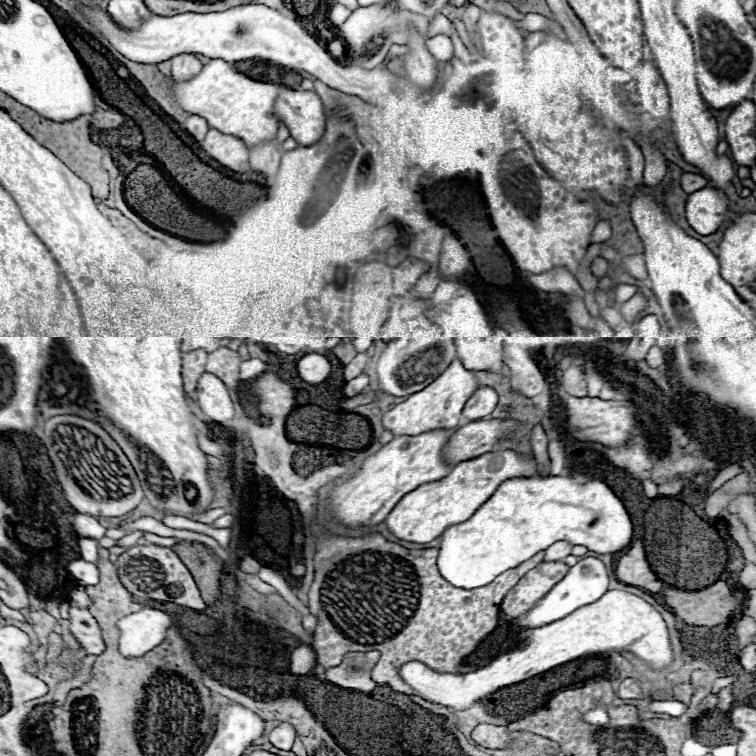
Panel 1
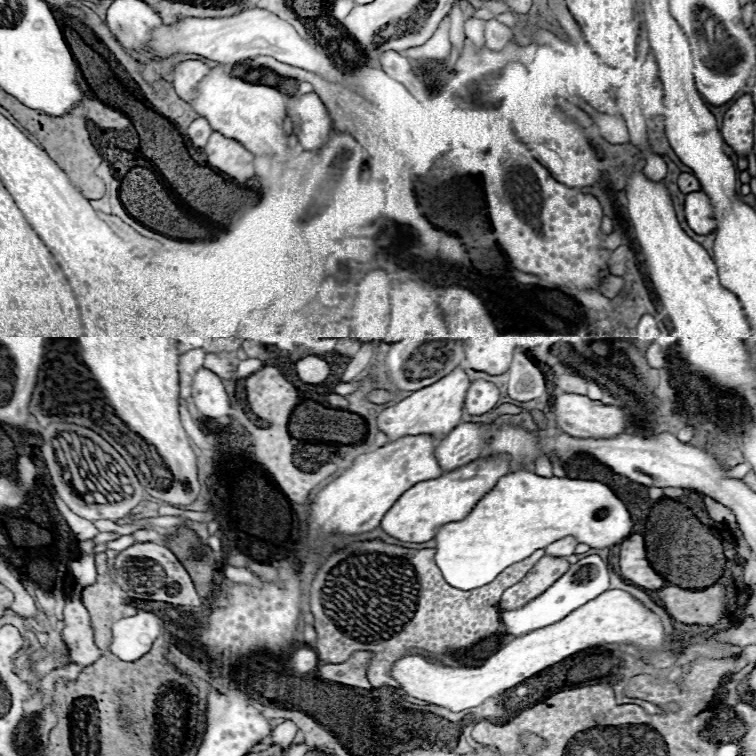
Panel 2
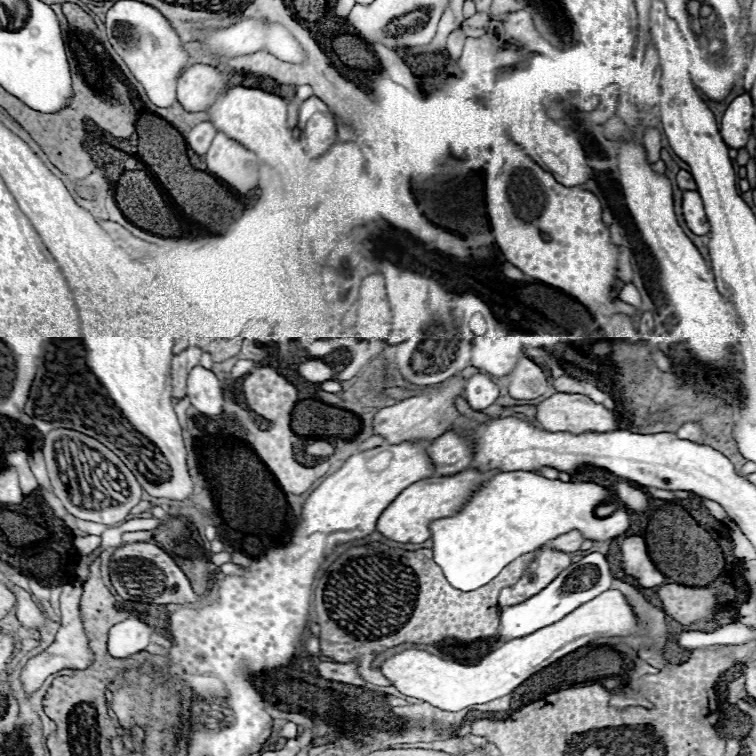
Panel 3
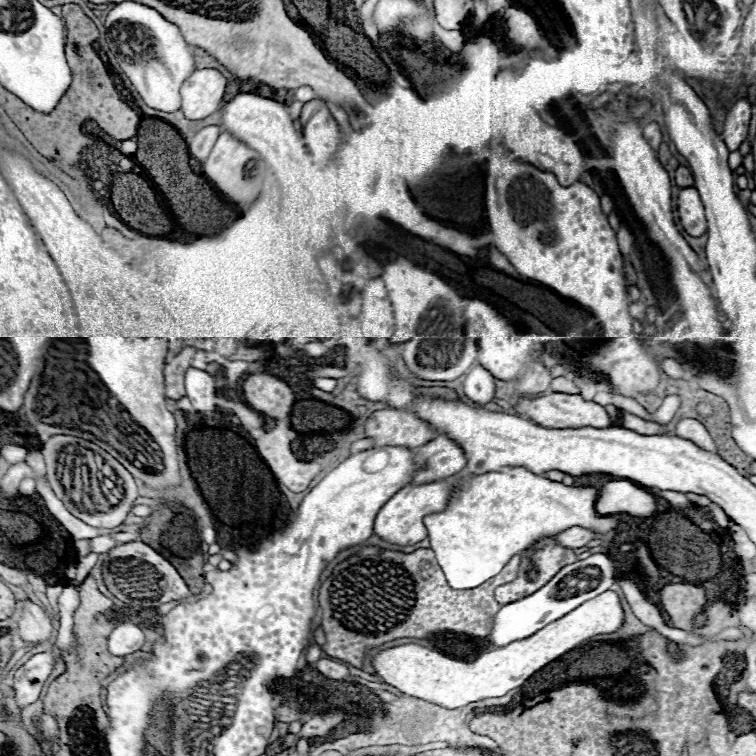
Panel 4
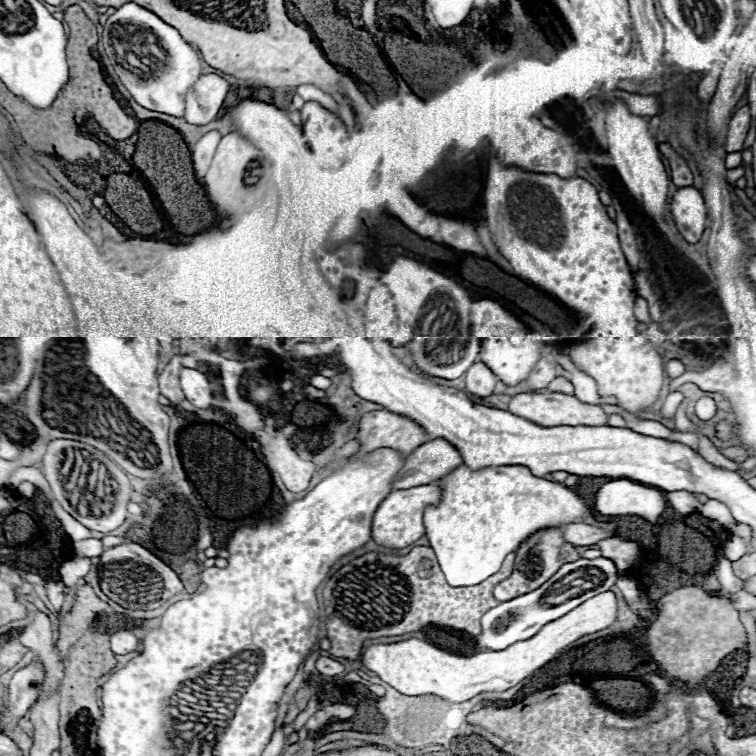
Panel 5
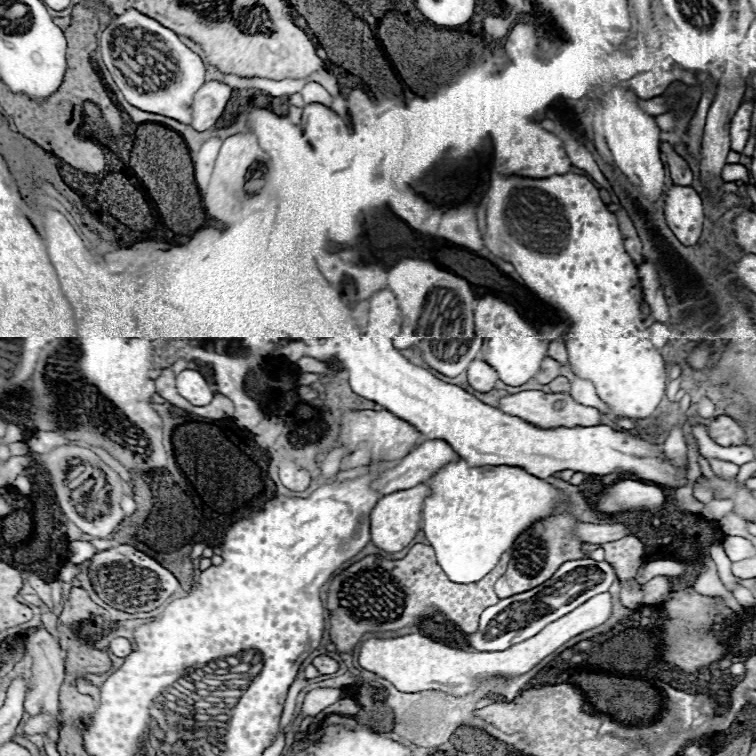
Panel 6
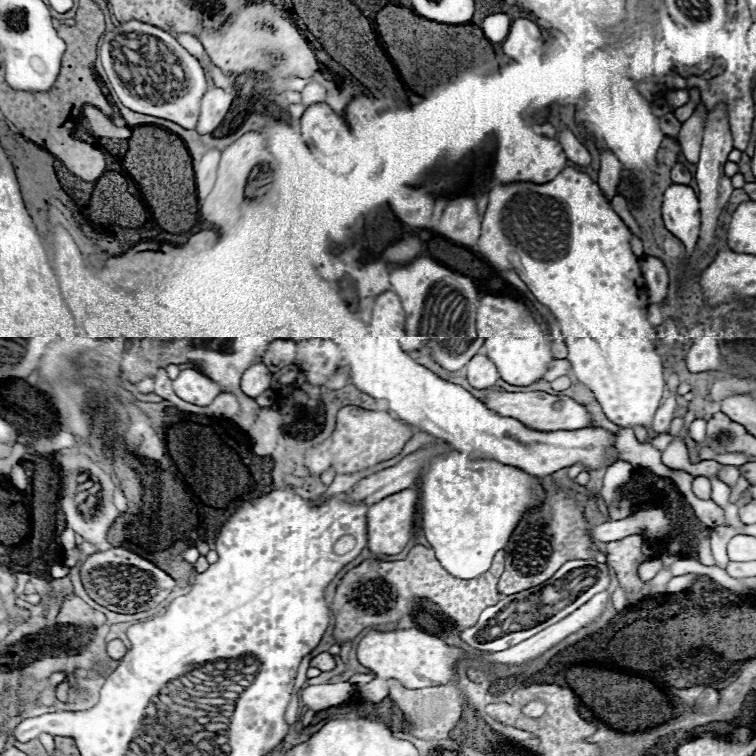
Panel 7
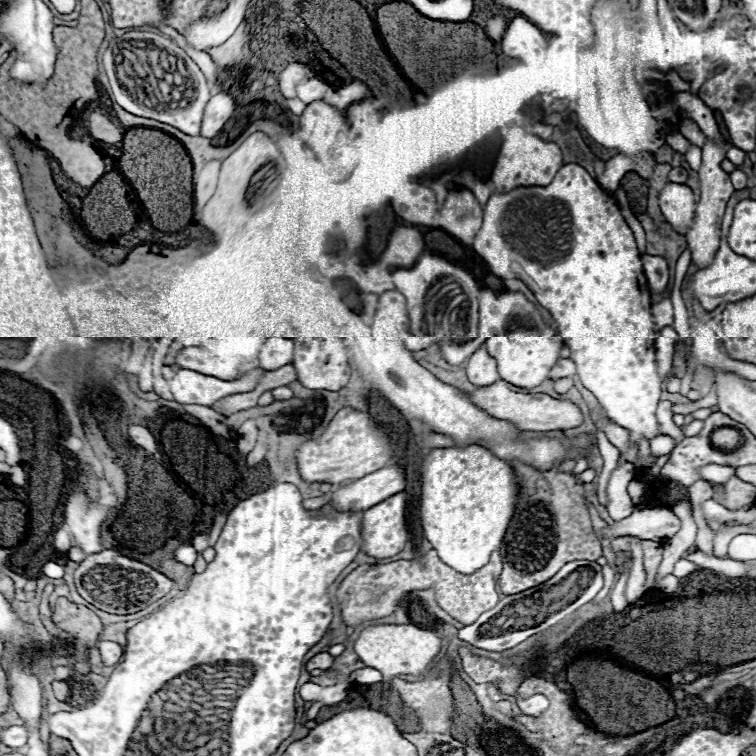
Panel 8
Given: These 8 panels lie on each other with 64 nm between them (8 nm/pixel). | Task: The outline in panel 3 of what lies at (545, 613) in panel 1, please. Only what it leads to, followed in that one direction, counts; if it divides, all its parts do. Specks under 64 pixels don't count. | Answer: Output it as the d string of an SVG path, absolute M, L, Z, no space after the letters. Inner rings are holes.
M592 552L592 554L584 556L580 562L570 564L542 592L534 594L532 598L528 598L522 604L504 608L500 612L500 634L498 634L498 638L502 642L508 642L512 638L528 636L528 634L532 634L532 632L536 632L536 630L540 630L544 626L550 626L552 622L558 622L560 618L564 618L572 610L576 610L576 606L582 606L584 602L588 602L588 600L596 598L598 594L602 594L604 590L608 590L610 582L612 582L612 572L610 572L608 560L602 554Z

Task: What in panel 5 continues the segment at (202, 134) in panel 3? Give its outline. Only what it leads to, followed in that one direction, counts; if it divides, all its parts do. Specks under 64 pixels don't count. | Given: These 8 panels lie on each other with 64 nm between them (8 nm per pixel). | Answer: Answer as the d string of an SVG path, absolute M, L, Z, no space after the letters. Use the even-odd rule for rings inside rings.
M210 130L210 132L206 132L198 142L196 142L196 146L194 146L194 150L192 150L192 160L194 160L194 170L196 170L196 178L204 184L204 174L206 174L206 170L208 170L208 166L210 166L210 160L212 160L212 156L214 156L214 152L216 152L216 146L218 146L218 142L220 142L220 138L222 138L222 134L218 132L218 130Z

